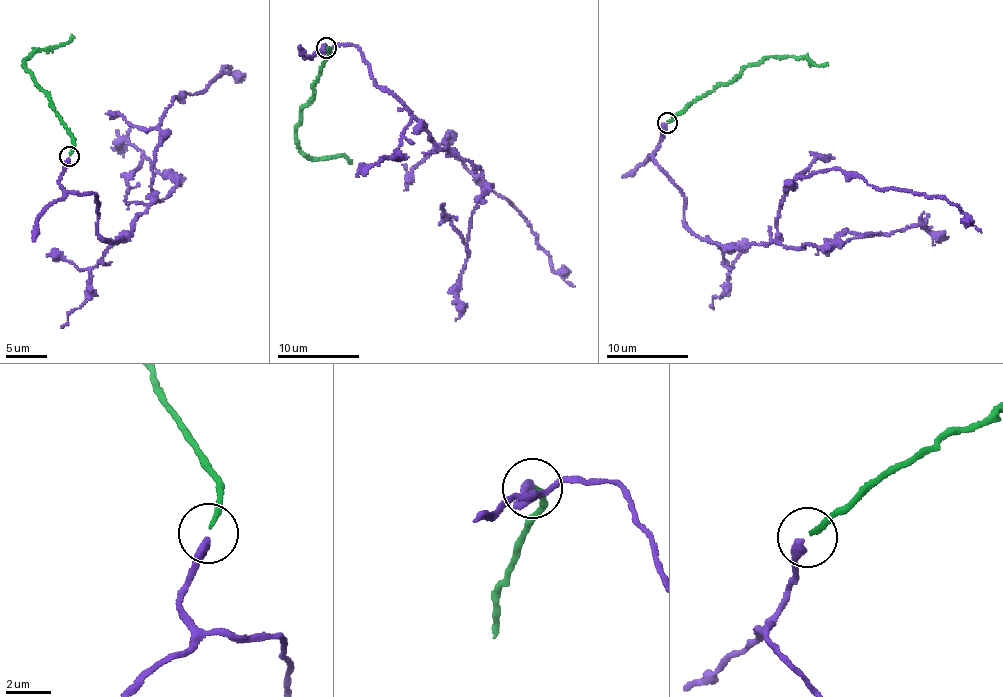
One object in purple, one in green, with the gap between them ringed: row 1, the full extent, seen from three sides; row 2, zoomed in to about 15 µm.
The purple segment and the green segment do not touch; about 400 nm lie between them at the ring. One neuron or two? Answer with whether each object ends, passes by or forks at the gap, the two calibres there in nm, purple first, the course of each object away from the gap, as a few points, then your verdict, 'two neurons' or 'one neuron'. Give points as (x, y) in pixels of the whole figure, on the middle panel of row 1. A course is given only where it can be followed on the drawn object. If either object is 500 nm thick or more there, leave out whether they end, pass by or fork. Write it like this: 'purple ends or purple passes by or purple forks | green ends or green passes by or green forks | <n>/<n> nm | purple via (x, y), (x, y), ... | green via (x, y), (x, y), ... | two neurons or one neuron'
purple ends | green ends | 400/220 nm | purple via (325, 47), (321, 54), (358, 48), (378, 86), (450, 151), (446, 137), (575, 286) | green via (327, 48), (324, 63), (314, 83), (312, 102), (302, 110), (296, 146), (313, 158), (341, 155), (352, 163) | one neuron

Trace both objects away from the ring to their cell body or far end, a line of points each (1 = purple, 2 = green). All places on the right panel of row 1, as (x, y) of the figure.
1: (666, 124), (652, 160), (686, 224), (719, 244), (775, 239), (788, 187), (829, 169), (945, 197), (981, 232)
2: (669, 122), (715, 87), (737, 80), (747, 66), (786, 55), (806, 57), (813, 65), (828, 65)

